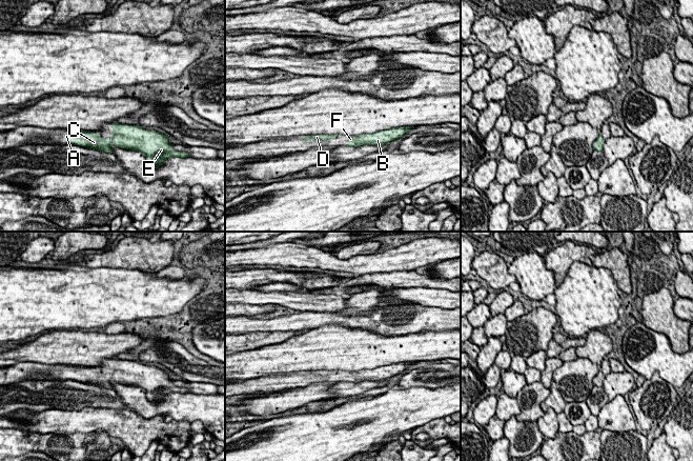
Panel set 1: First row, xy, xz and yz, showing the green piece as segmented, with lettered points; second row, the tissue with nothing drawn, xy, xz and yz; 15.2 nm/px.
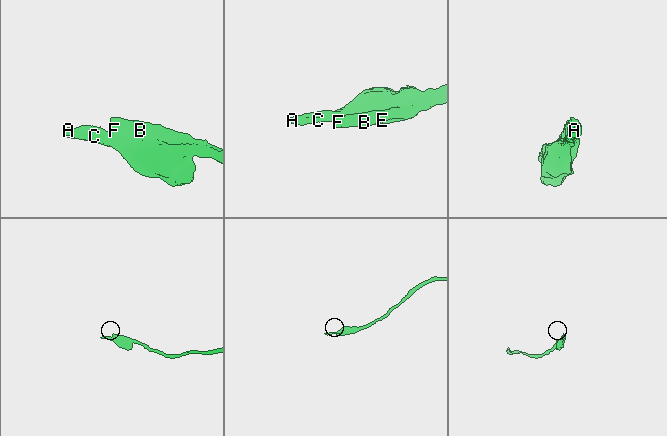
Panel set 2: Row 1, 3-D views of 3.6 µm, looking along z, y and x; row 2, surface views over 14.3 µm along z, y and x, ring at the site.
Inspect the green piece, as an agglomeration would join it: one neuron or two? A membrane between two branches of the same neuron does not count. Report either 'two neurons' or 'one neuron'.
one neuron

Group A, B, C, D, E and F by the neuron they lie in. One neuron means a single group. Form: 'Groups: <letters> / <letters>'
Groups: A B C D E F

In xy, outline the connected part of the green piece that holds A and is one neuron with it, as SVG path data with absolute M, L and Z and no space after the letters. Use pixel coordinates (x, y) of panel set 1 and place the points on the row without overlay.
M111 359L111 374L98 370L90 366L81 366L78 369L63 369L64 375L75 381L113 388L111 380L141 387L146 393L146 398L154 404L160 403L170 393L189 393L187 387L175 386L169 374L165 370L137 361Z

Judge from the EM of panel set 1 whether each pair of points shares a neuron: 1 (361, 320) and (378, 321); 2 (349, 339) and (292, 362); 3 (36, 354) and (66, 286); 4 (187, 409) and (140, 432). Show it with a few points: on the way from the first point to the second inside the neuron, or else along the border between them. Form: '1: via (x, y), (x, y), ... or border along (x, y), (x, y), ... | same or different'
1: via (365, 320), (373, 320) | same
2: via (335, 347), (317, 348), (306, 352) | same
3: border along (70, 328), (43, 332) | different
4: border along (138, 414), (144, 418), (162, 416) | different

